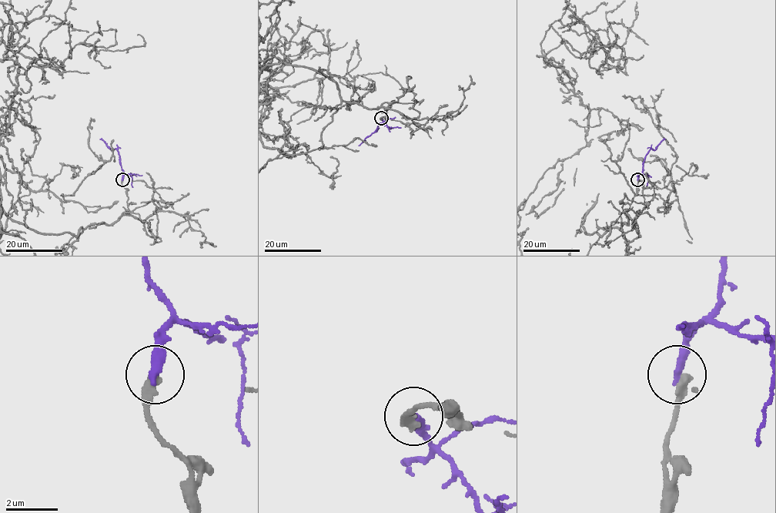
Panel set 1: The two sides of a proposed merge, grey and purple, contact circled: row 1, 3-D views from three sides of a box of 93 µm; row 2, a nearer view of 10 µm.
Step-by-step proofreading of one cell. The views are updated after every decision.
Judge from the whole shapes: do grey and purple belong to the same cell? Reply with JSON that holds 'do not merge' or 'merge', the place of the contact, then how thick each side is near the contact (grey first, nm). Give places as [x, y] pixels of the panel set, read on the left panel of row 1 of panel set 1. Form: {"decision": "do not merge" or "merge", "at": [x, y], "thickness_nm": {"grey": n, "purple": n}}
{"decision": "do not merge", "at": [122, 179], "thickness_nm": {"grey": 360, "purple": 360}}

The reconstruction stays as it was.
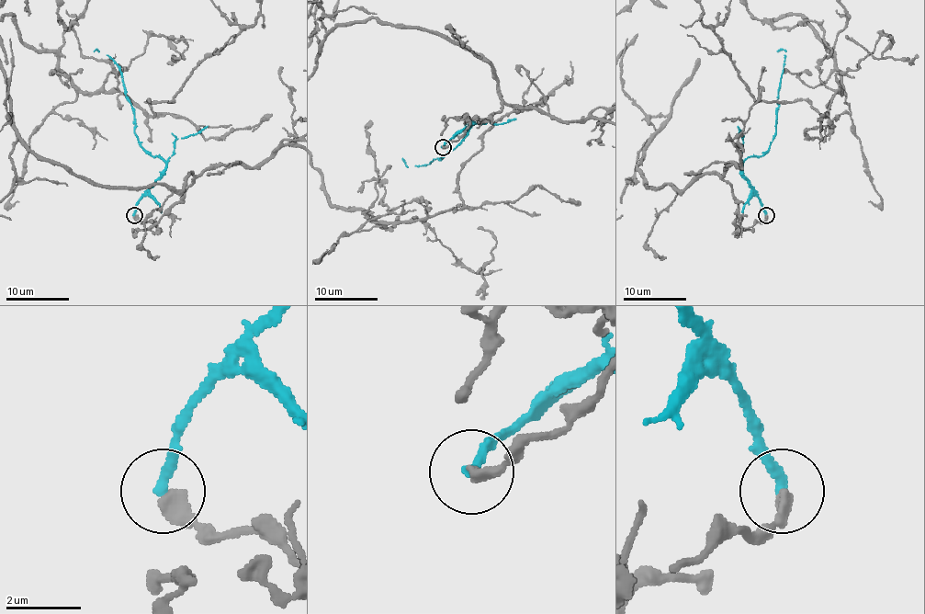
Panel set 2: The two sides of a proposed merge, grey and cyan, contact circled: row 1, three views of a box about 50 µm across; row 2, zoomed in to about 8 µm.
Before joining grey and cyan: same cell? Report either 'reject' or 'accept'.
reject

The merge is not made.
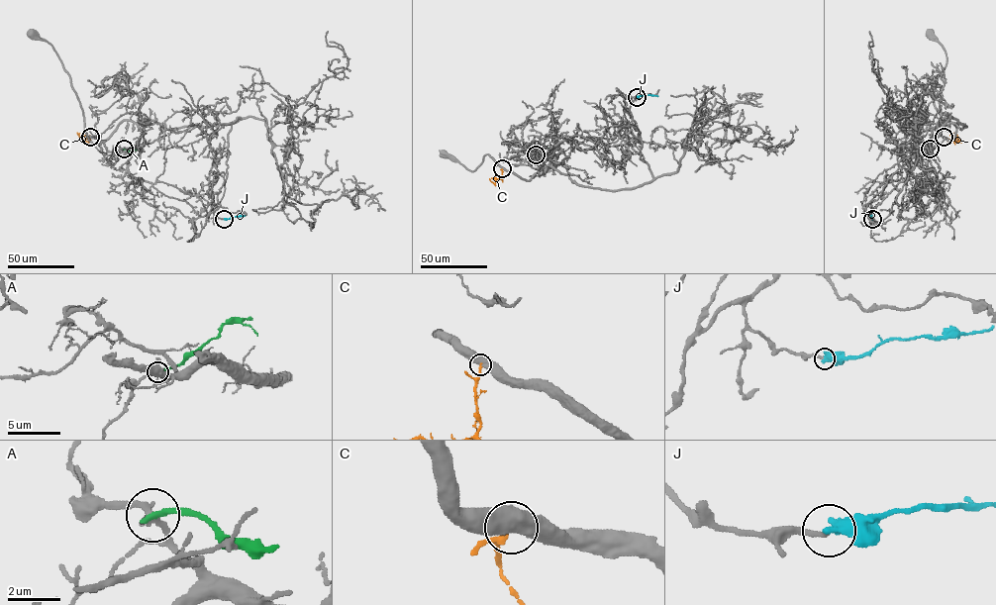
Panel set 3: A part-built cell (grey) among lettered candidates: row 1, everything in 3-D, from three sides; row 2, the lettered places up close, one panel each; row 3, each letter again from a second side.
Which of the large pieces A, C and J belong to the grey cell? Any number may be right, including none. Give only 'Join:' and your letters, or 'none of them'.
Join: none of them

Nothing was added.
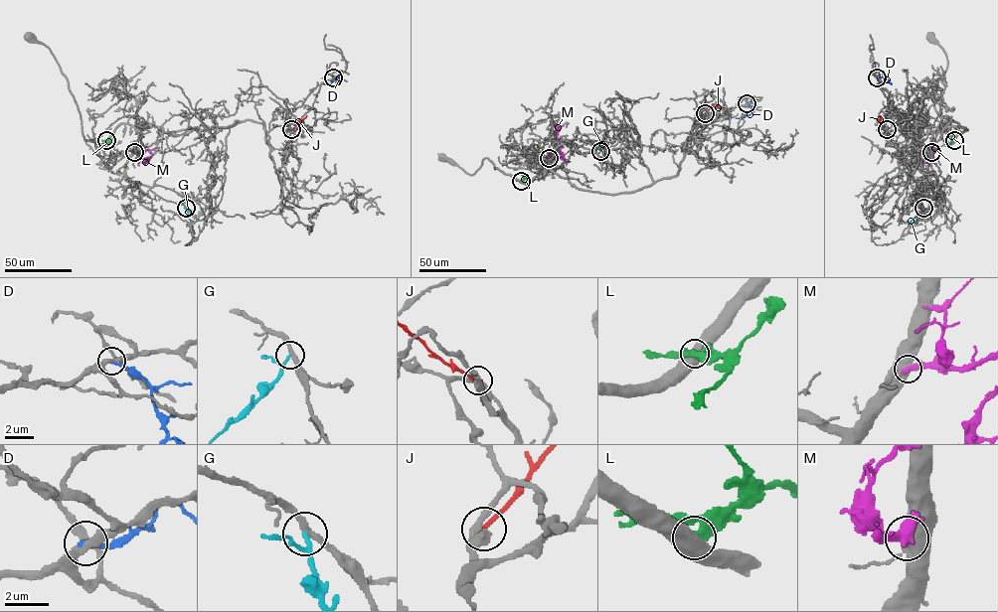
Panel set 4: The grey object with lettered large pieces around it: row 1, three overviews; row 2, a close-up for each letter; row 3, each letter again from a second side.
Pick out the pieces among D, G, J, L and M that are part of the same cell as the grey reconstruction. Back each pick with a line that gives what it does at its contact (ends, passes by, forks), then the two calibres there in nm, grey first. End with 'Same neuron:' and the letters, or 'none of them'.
Same neuron: none of them

